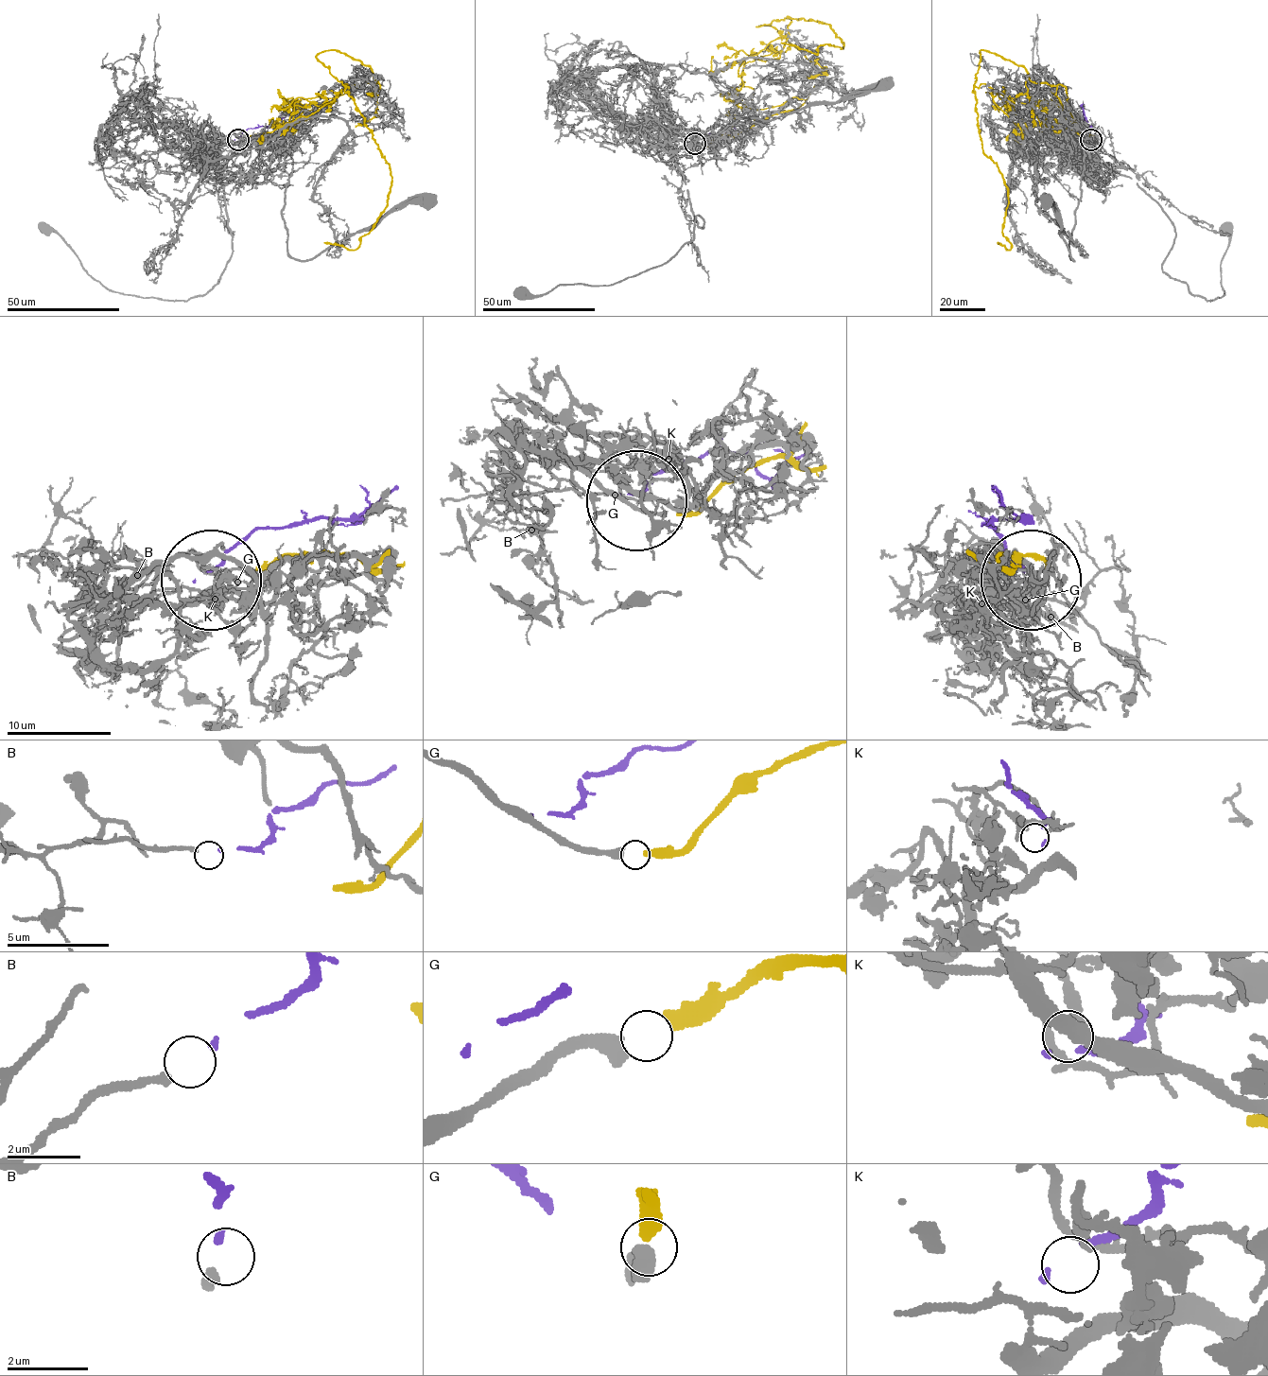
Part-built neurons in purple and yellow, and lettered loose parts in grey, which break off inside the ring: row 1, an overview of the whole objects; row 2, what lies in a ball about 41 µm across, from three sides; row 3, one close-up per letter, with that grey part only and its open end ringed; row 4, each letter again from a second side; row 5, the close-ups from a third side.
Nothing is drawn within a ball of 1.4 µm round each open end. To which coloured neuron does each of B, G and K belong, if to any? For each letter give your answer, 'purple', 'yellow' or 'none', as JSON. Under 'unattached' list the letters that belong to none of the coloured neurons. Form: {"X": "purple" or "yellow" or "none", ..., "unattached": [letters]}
{"B": "purple", "G": "yellow", "K": "none", "unattached": ["K"]}

